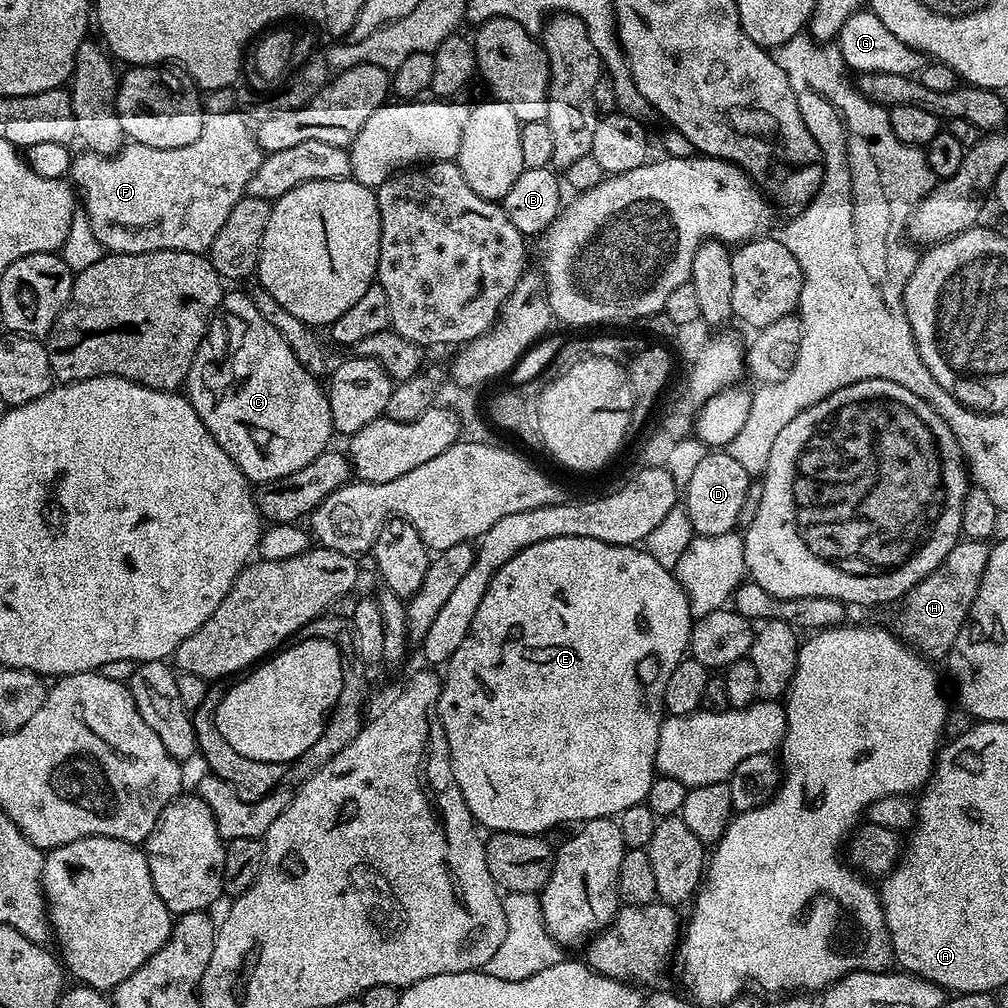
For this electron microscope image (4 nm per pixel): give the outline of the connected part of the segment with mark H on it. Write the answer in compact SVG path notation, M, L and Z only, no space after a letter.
M961 539L950 550L948 557L904 597L903 639L929 661L943 661L954 646L978 594L989 551L989 545L983 540Z

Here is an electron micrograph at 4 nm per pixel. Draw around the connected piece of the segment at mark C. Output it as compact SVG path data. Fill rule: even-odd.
M225 291L220 300L220 307L216 315L212 317L212 323L208 326L208 333L205 334L203 342L198 346L198 354L194 358L186 381L186 395L188 401L194 406L198 418L202 418L206 430L210 430L210 434L214 434L214 442L218 442L218 446L222 446L222 450L226 450L226 454L230 454L230 458L238 466L238 470L242 470L244 477L256 486L278 478L286 478L290 474L294 474L294 470L302 470L302 466L310 466L310 462L314 462L318 458L318 454L329 451L331 444L328 443L331 442L332 436L334 437L327 391L322 387L321 381L304 369L302 362L298 362L298 358L294 358L294 350L290 350L290 346L286 346L286 338L282 338L282 334L278 334L278 330L274 330L274 326L270 326L270 322L266 322L266 318L262 318L258 306L254 306L252 297L247 291Z

